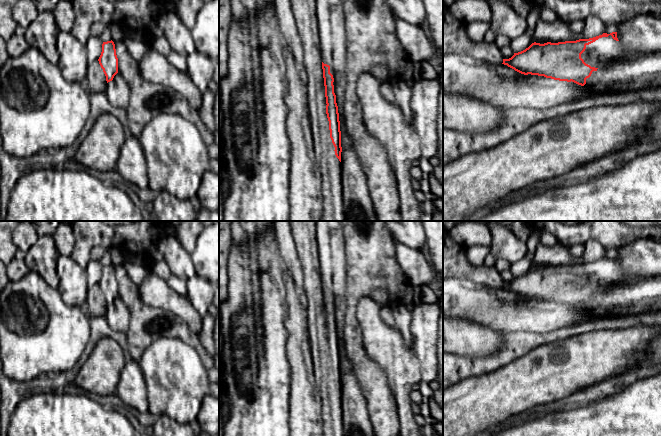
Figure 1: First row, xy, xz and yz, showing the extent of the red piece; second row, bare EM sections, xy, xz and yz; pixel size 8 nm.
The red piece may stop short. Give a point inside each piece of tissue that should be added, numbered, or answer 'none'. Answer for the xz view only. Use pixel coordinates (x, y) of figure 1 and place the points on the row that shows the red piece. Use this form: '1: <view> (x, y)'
none

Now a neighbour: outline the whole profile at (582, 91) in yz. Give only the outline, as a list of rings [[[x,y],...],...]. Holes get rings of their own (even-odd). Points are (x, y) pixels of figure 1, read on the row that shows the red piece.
[[[443,54],[443,92],[469,95],[499,108],[529,107],[546,109],[561,103],[592,96],[589,86],[559,81],[544,76],[524,75],[507,65],[490,64],[465,54]]]

